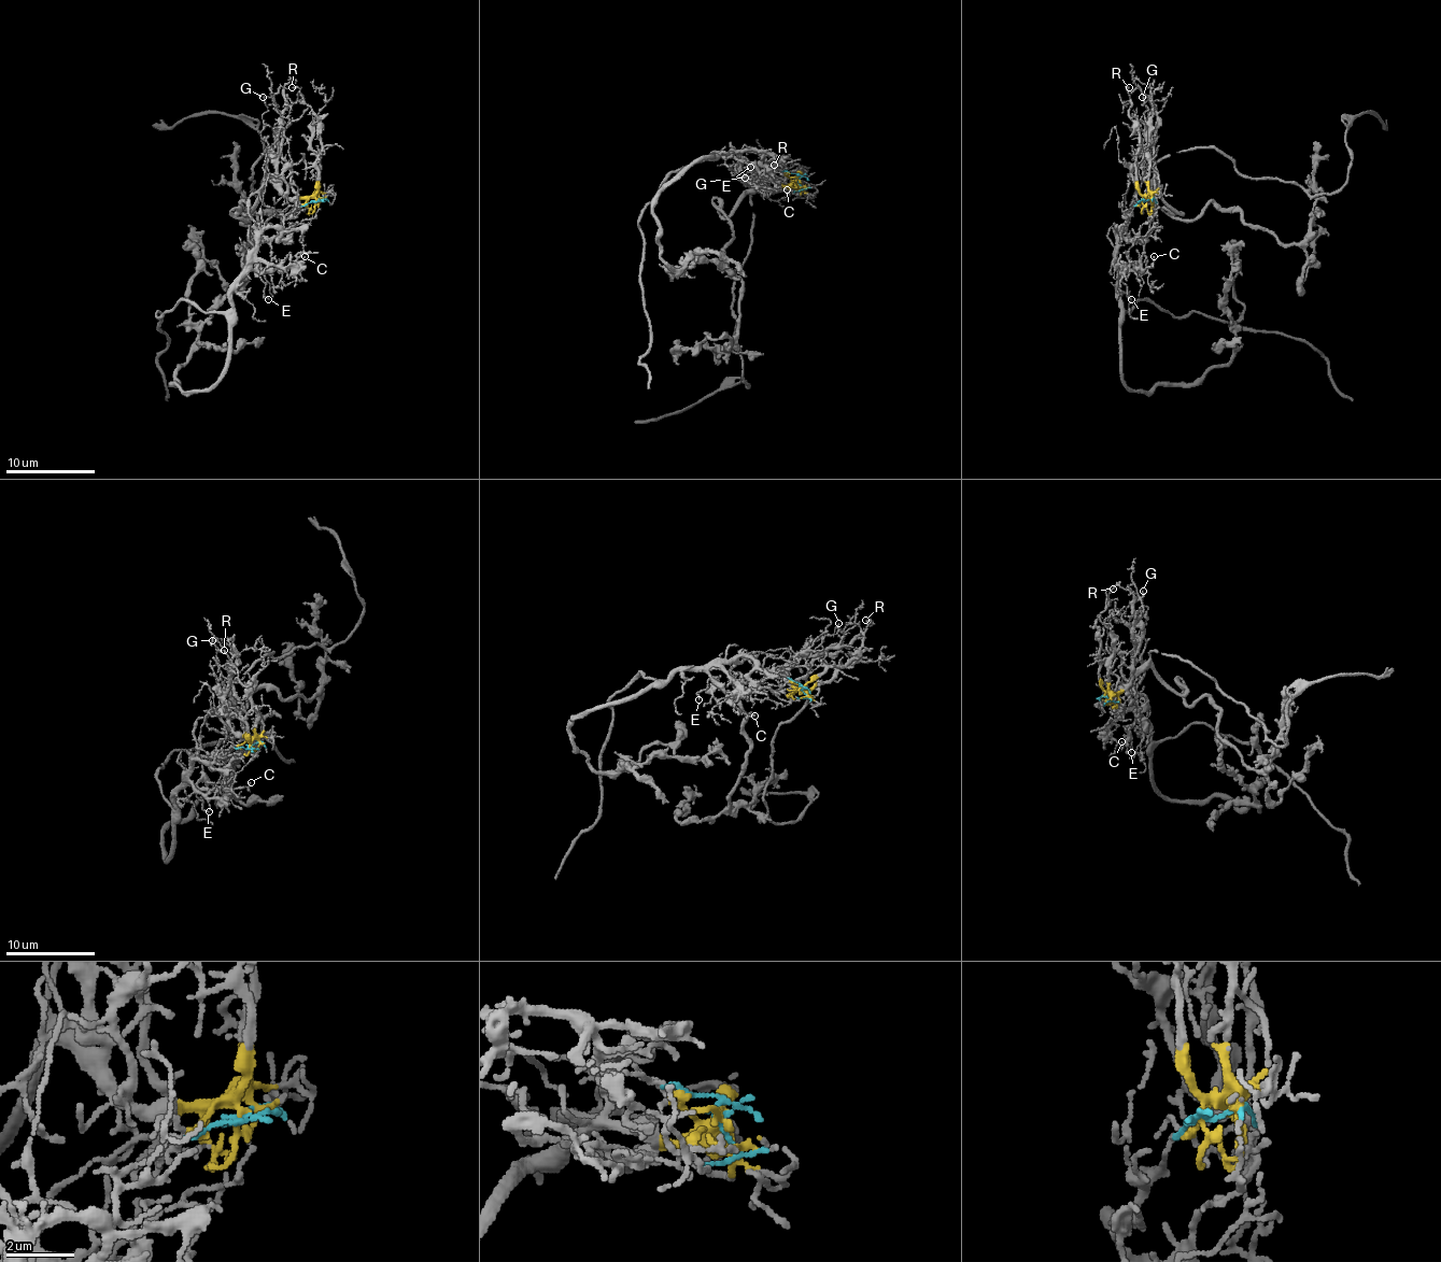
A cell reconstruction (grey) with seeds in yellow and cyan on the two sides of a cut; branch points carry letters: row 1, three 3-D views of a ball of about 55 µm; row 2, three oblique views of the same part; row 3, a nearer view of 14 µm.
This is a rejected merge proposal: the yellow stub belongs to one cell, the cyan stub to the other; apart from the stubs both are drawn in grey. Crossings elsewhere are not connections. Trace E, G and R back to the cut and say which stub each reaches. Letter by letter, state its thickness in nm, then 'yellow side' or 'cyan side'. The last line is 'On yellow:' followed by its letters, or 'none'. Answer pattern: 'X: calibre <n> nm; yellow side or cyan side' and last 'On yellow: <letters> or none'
E: calibre 90 nm; cyan side
G: calibre 80 nm; yellow side
R: calibre 100 nm; yellow side
On yellow: G, R

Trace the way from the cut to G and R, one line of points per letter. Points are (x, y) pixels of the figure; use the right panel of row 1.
G: (1143, 200), (1149, 197), (1145, 180), (1147, 110), (1143, 97)
R: (1143, 200), (1135, 175), (1135, 124), (1129, 112), (1129, 88)

